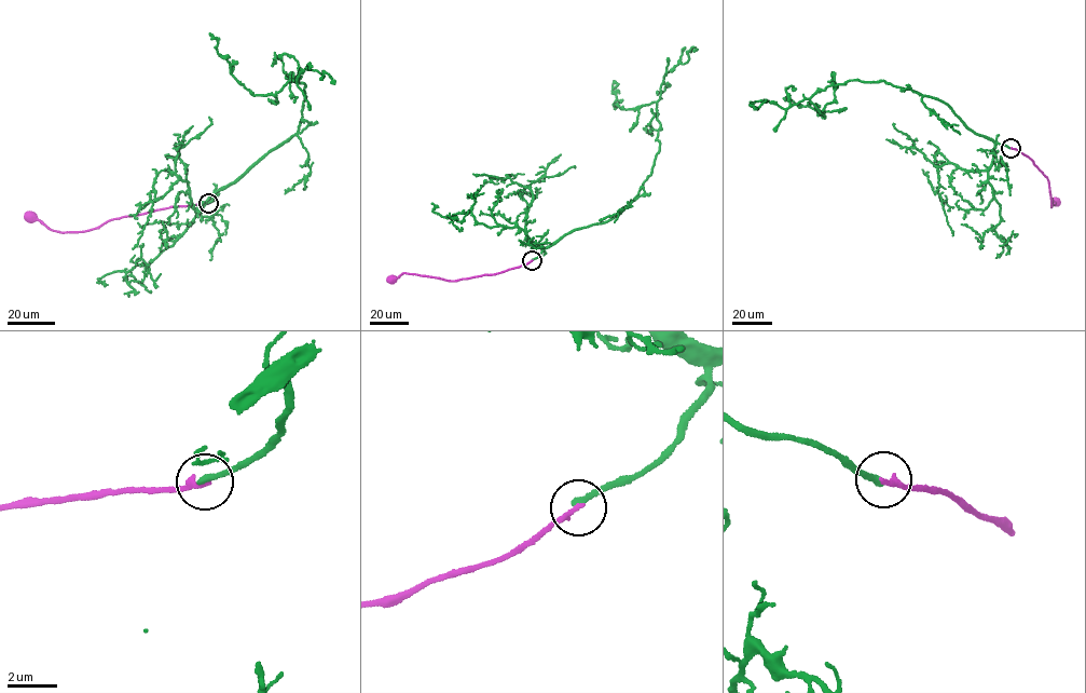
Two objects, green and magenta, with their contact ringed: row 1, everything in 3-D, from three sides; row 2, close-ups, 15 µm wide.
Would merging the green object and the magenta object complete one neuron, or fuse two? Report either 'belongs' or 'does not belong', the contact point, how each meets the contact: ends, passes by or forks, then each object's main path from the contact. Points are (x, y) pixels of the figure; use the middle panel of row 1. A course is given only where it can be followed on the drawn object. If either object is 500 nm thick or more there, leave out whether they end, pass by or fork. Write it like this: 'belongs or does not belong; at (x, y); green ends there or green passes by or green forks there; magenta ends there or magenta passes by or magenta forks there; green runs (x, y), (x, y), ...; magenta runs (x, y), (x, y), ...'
does not belong; at (532, 260); green ends there; magenta ends there; green runs (532, 260), (565, 234), (617, 215), (649, 175), (659, 148), (657, 104), (624, 109), (613, 105), (614, 80); magenta runs (532, 260), (496, 274), (452, 281), (403, 273), (389, 277), (392, 280)

